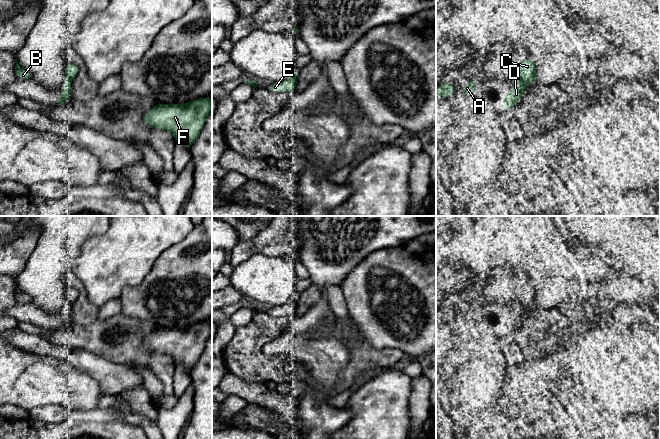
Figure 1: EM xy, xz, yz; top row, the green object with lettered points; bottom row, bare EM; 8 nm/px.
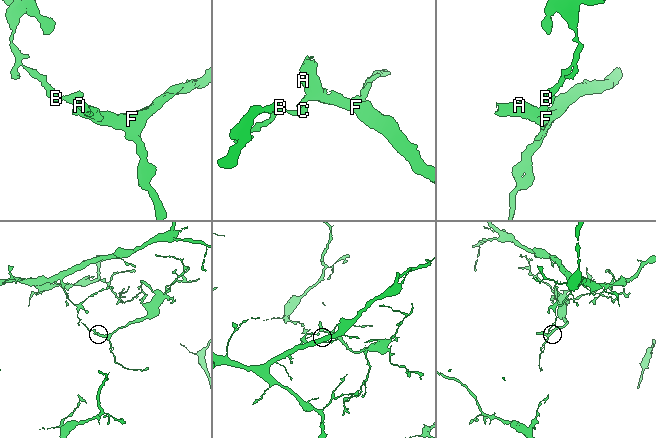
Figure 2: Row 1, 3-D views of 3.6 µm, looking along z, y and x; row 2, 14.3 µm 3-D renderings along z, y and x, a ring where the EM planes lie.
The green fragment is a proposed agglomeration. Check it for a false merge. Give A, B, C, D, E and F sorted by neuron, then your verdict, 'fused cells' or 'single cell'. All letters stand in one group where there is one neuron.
A D F / B C E | fused cells

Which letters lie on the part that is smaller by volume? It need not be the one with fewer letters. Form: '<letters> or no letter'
A, D, F

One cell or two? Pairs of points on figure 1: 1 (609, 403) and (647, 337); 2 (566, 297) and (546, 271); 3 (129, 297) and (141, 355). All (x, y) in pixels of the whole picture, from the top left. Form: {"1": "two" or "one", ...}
{"1": "one", "2": "one", "3": "two"}

